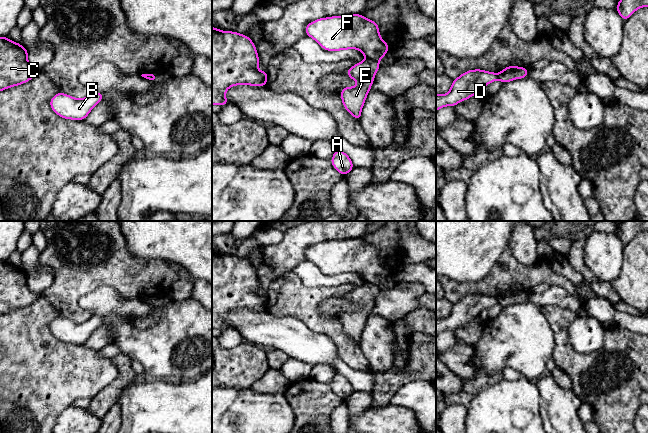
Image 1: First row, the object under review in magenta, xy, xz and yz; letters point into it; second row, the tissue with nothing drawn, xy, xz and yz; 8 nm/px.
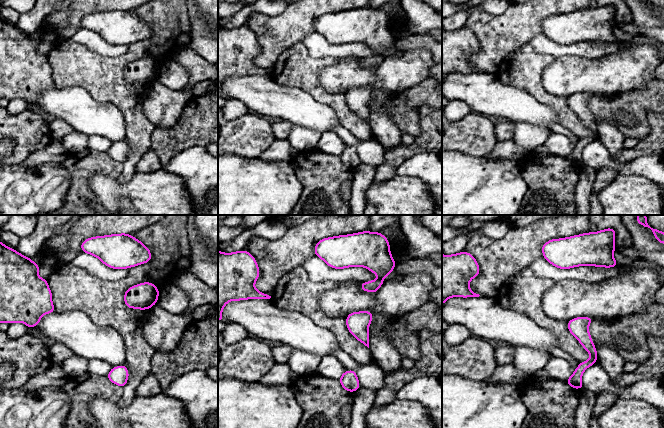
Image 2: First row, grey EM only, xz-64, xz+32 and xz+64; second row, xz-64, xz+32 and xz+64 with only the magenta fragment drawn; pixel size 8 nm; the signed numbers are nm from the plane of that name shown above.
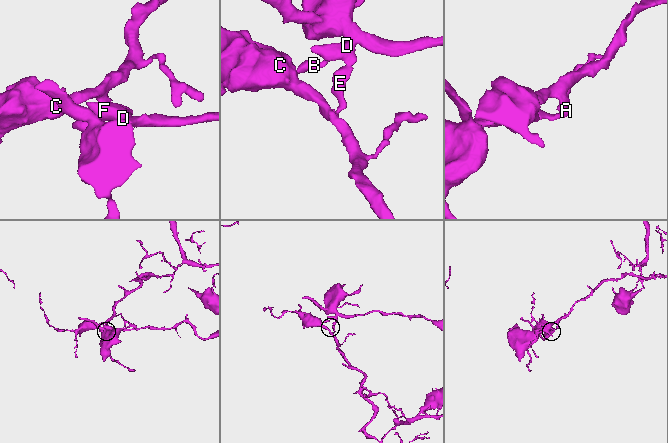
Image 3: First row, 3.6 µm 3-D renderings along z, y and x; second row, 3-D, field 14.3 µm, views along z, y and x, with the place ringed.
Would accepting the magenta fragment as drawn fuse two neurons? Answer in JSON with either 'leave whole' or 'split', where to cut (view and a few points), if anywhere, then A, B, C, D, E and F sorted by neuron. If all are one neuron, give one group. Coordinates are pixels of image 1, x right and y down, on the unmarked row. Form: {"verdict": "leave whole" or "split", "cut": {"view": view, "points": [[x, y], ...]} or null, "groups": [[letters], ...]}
{"verdict": "split", "cut": {"view": "xz", "points": [[367, 282], [377, 285]]}, "groups": [["A", "C", "E"], ["B", "D", "F"]]}

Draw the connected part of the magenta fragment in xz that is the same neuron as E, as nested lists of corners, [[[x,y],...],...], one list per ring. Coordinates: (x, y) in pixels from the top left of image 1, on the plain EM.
[[[366,283],[346,295],[347,299],[358,308],[355,311],[344,311],[340,319],[344,332],[358,345],[361,343],[361,334],[379,292],[378,285]]]

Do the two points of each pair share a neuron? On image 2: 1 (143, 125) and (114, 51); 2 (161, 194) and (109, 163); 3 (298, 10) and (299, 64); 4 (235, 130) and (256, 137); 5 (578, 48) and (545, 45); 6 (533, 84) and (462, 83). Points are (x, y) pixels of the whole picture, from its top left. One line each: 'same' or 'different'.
1: different
2: different
3: different
4: same
5: same
6: different

